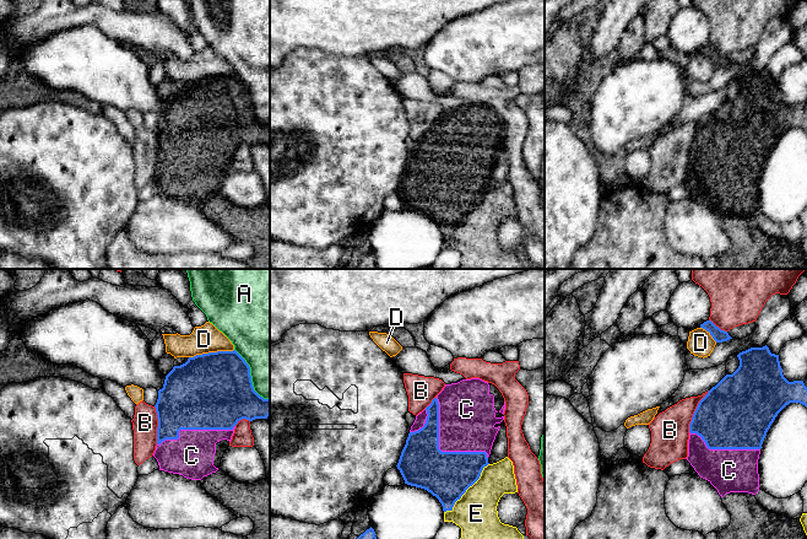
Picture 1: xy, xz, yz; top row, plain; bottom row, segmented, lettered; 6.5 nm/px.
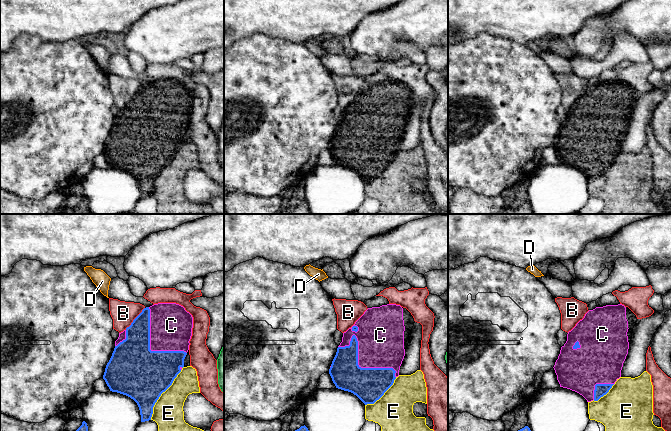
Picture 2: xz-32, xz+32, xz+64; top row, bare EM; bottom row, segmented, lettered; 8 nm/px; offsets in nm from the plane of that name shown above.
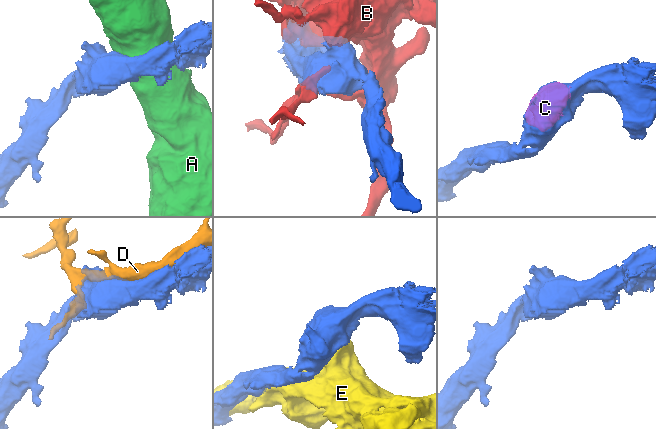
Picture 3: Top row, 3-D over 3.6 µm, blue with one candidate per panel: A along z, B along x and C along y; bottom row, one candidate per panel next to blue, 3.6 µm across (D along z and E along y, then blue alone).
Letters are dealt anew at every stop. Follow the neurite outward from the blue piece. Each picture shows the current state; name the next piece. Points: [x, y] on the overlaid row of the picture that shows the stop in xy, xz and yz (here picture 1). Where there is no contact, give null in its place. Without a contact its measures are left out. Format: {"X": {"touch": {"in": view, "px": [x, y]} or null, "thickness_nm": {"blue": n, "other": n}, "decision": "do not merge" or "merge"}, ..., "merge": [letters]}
{"A": {"touch": {"in": "xy", "px": [250, 377]}, "thickness_nm": {"blue": 500, "other": 380}, "decision": "do not merge"}, "B": {"touch": {"in": "yz", "px": [694, 411]}, "thickness_nm": {"blue": 440, "other": 260}, "decision": "do not merge"}, "C": {"touch": {"in": "xz", "px": [438, 448]}, "thickness_nm": {"blue": 320, "other": 360}, "decision": "merge"}, "D": {"touch": {"in": "xy", "px": [211, 352]}, "thickness_nm": {"blue": 500, "other": 180}, "decision": "do not merge"}, "E": {"touch": {"in": "xz", "px": [466, 489]}, "thickness_nm": {"blue": 320, "other": 280}, "decision": "do not merge"}, "merge": ["C"]}

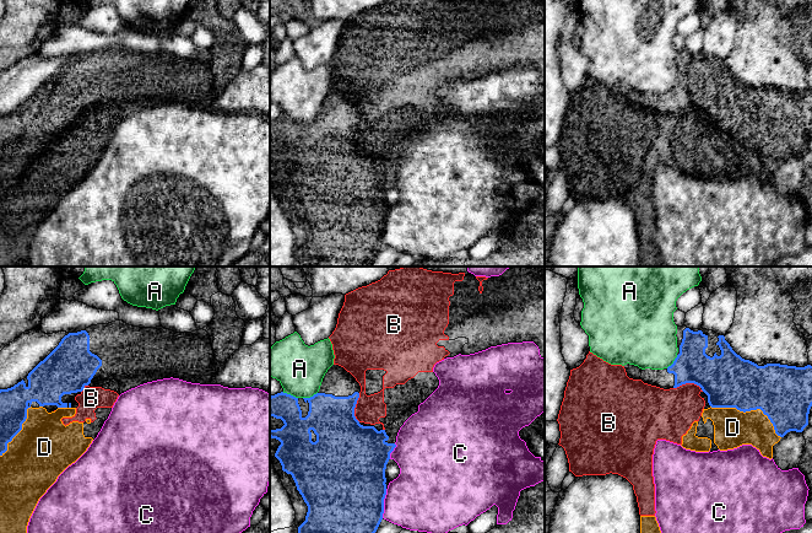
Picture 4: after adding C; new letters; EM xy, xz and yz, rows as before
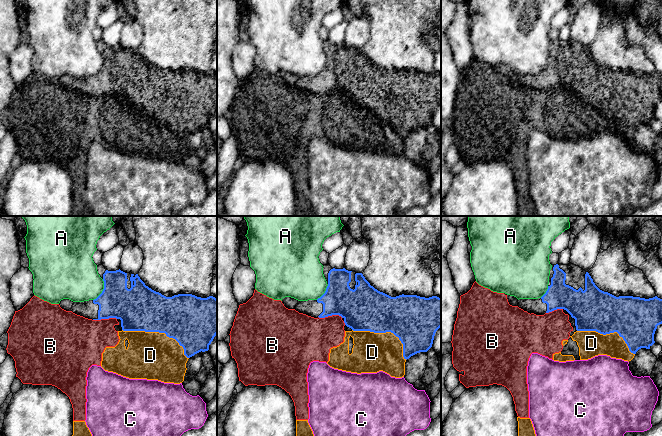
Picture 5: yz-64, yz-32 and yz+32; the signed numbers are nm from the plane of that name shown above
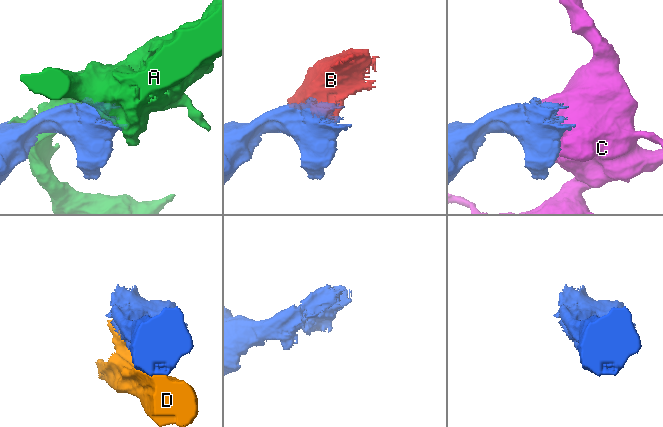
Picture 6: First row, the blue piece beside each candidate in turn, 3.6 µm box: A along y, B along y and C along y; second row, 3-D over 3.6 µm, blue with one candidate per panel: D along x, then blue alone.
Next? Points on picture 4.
{"A": {"touch": {"in": "xz", "px": [290, 394]}, "thickness_nm": {"blue": 200, "other": 320}, "decision": "do not merge"}, "B": {"touch": {"in": "xz", "px": [355, 407]}, "thickness_nm": {"blue": 340, "other": 180}, "decision": "do not merge"}, "C": {"touch": {"in": "xz", "px": [383, 504]}, "thickness_nm": {"blue": 500, "other": 420}, "decision": "do not merge"}, "D": {"touch": {"in": "yz", "px": [750, 410]}, "thickness_nm": {"blue": 360, "other": 240}, "decision": "do not merge"}, "merge": []}

